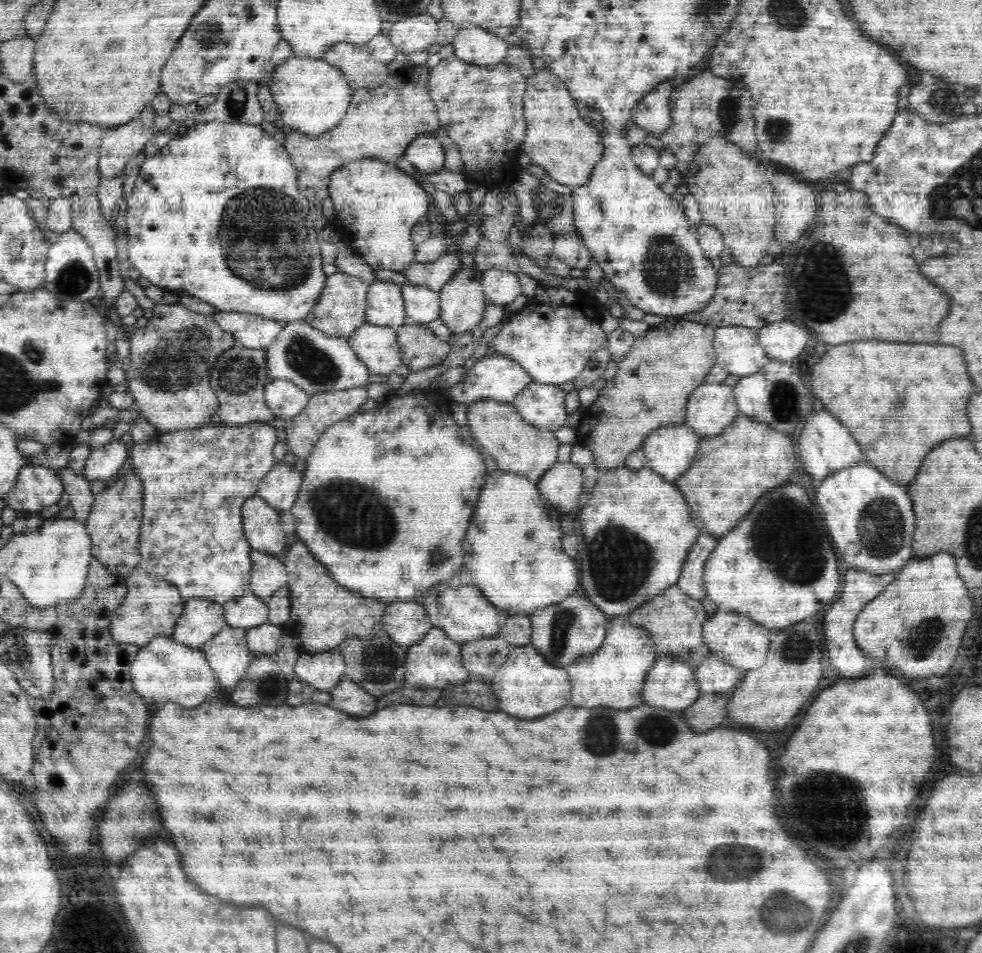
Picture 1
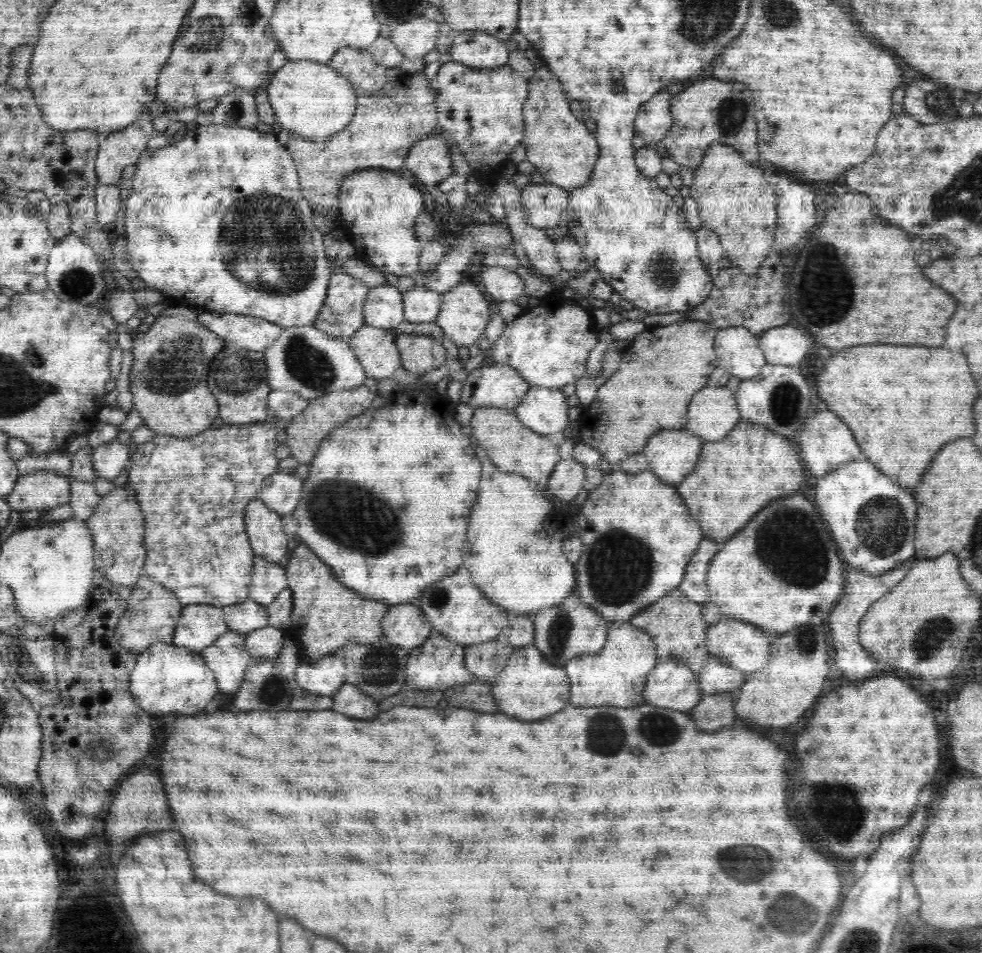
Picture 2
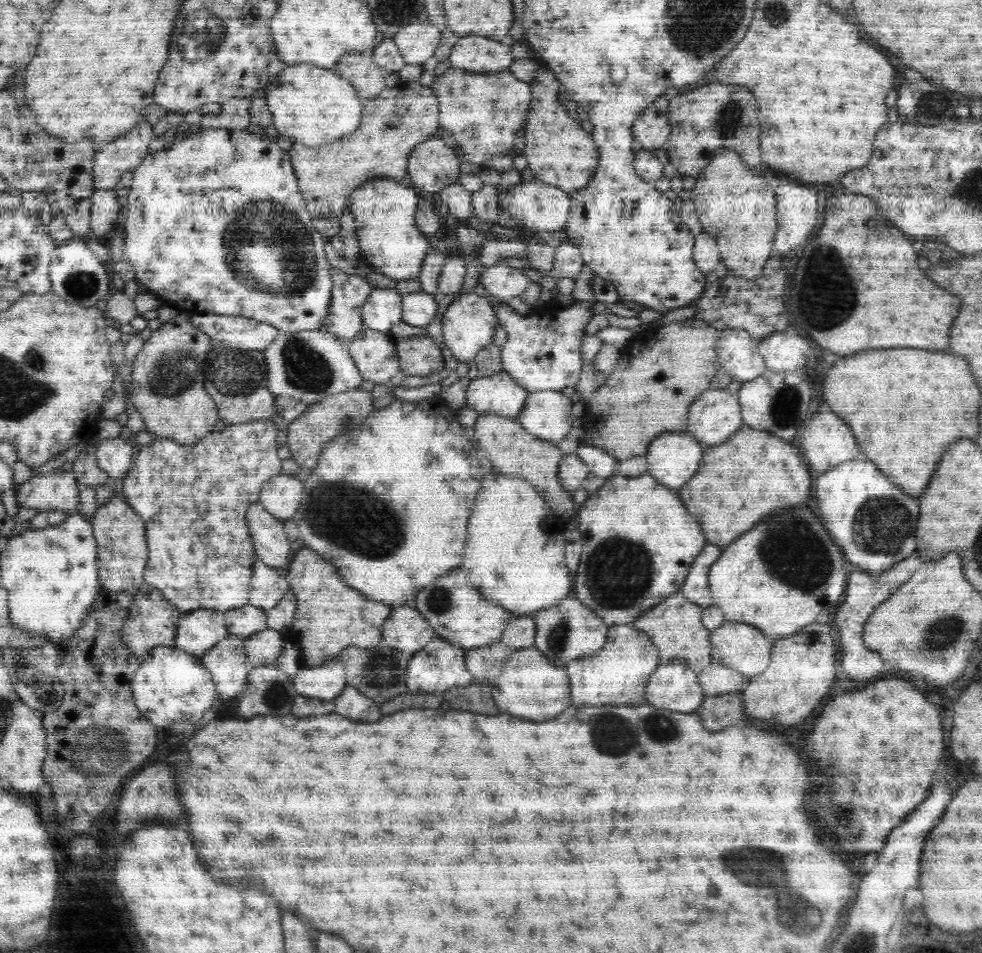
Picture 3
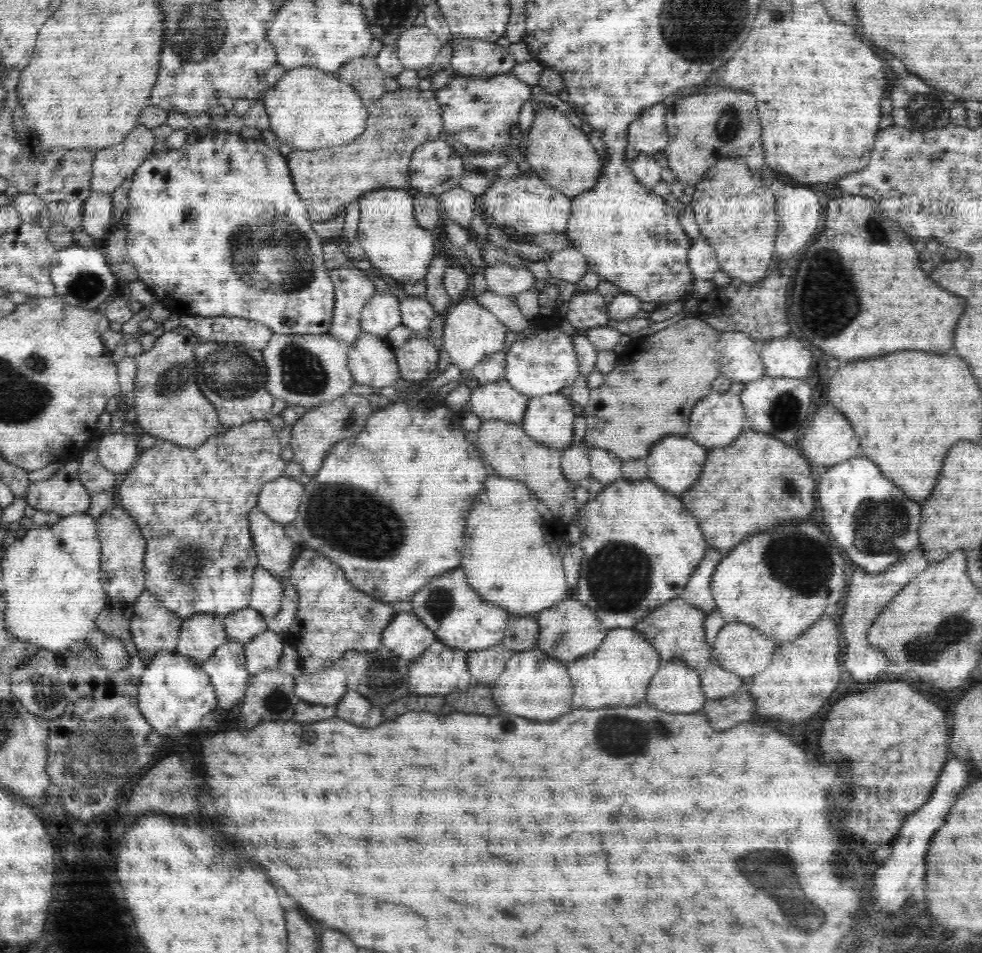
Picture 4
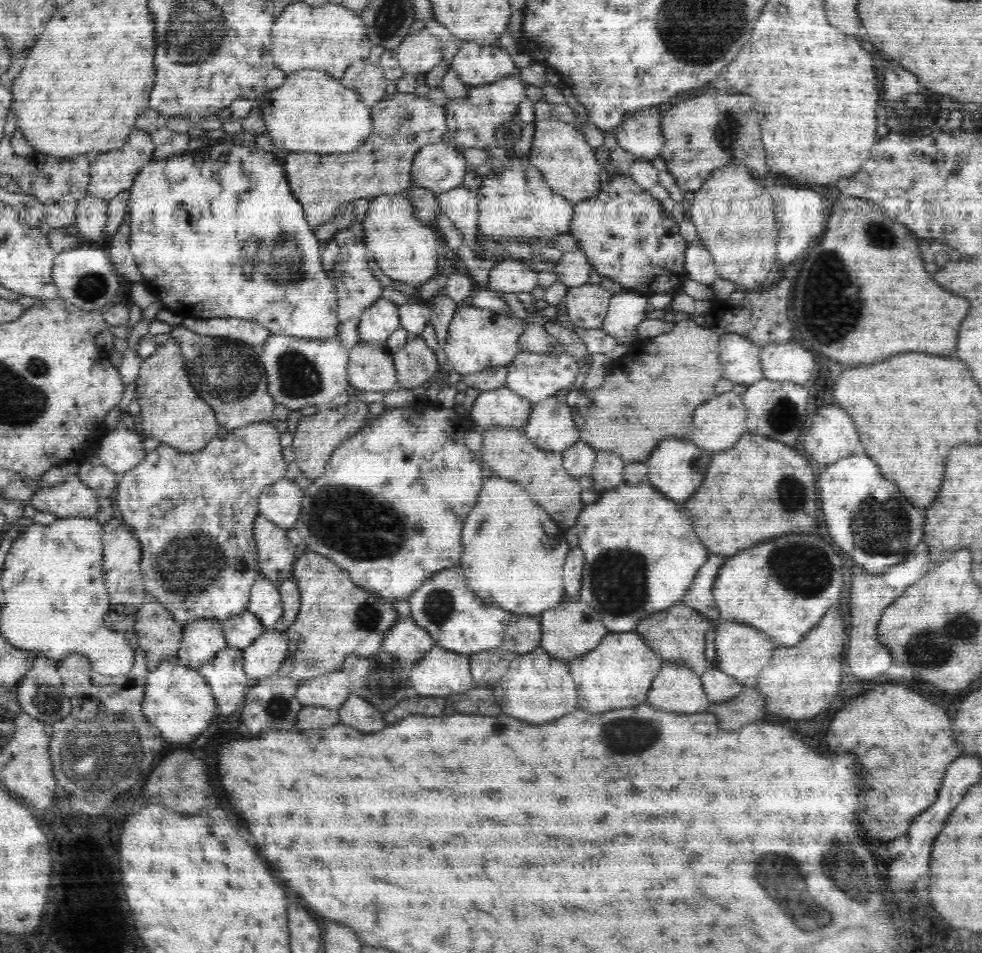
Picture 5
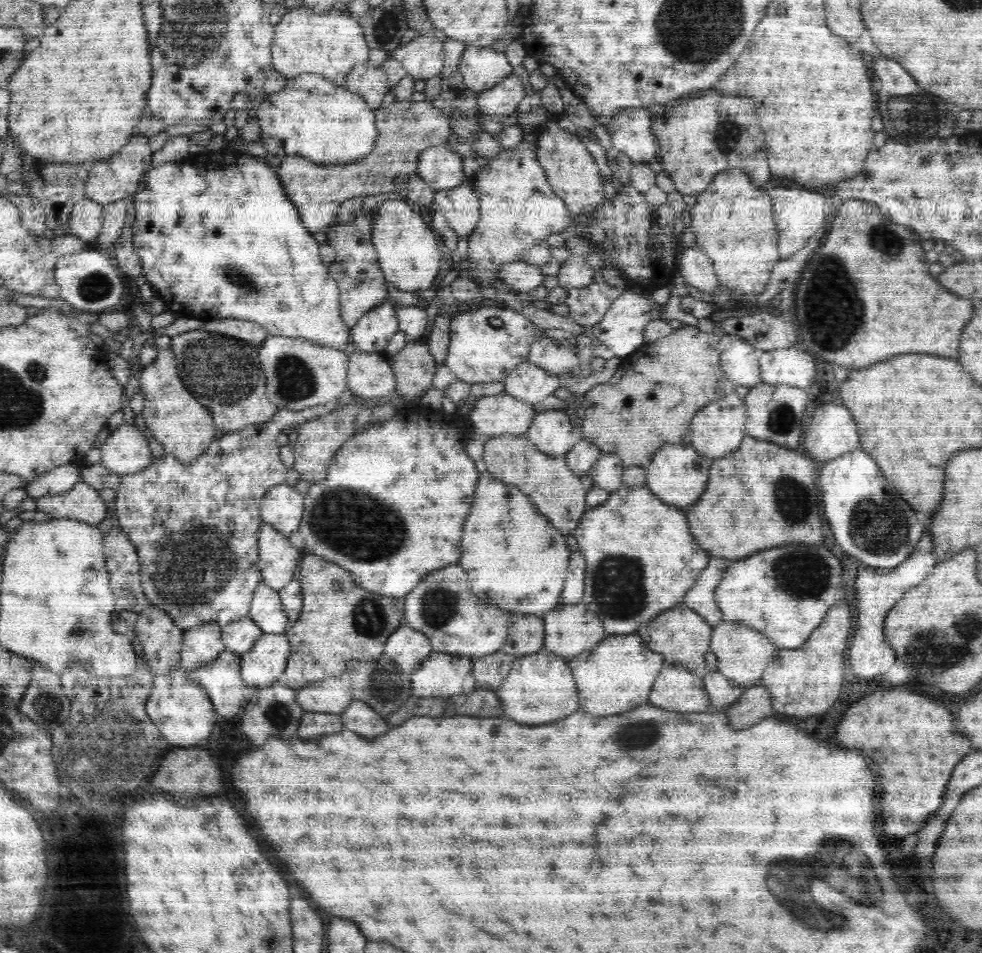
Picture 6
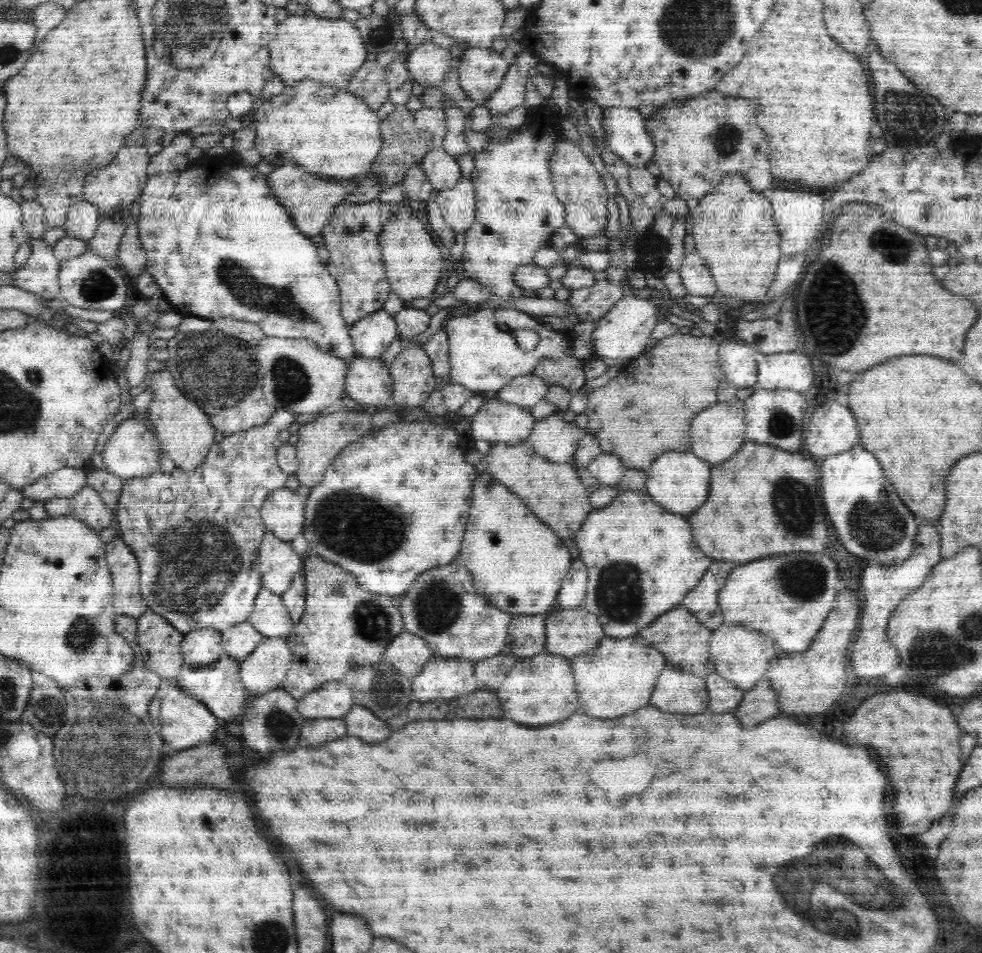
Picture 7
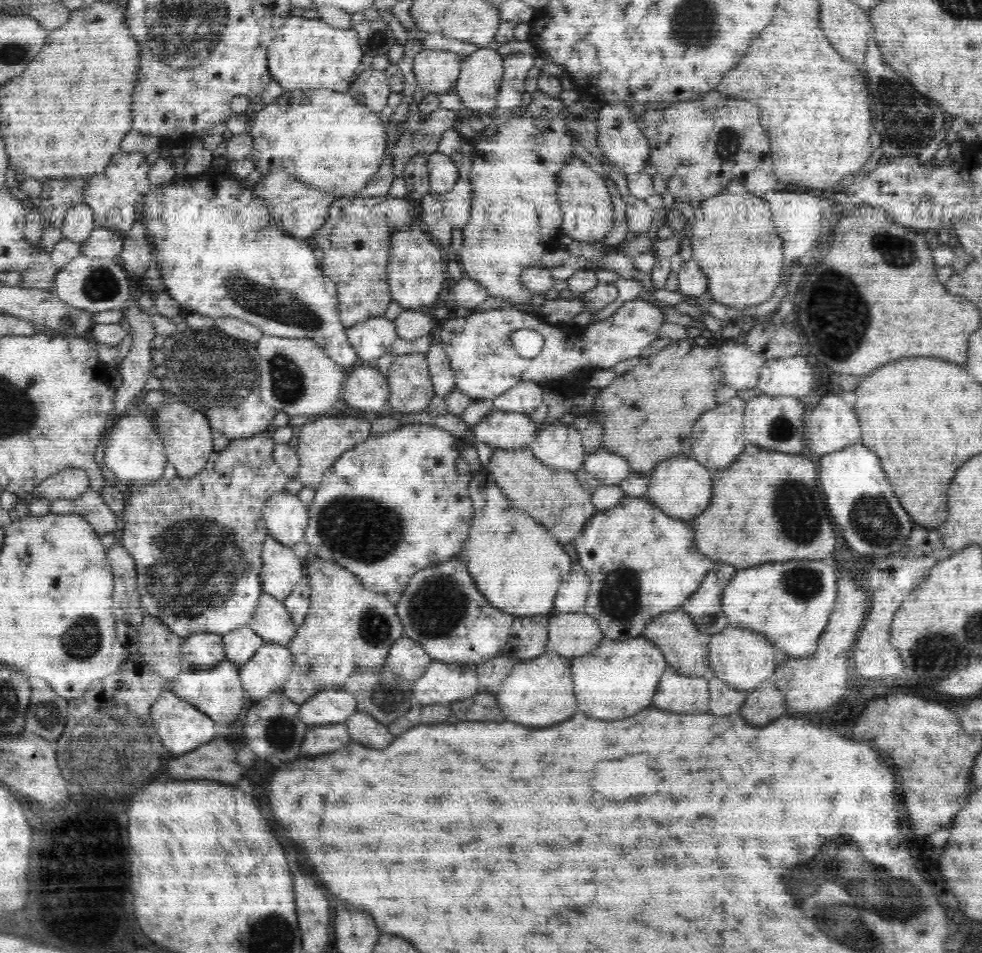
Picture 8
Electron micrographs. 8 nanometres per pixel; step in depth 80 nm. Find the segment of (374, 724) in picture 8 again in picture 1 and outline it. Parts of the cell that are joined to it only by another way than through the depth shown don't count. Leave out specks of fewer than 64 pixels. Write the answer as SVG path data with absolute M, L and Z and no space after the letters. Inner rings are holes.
M343 678L329 691L332 694L332 708L354 716L370 716L376 712L376 698L364 692L355 682Z

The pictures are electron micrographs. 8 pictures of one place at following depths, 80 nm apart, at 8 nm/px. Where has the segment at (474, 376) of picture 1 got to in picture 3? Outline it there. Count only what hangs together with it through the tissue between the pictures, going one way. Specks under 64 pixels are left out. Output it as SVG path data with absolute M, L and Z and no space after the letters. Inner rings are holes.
M505 371L489 377L470 380L466 392L466 406L477 413L493 412L504 418L518 419L518 414L528 398L529 392L518 386Z

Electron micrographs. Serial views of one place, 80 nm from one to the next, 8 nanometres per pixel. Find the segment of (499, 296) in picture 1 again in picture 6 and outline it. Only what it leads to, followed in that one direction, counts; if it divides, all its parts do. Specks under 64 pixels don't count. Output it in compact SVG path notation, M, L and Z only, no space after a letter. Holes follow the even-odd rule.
M516 260L508 262L500 268L496 277L514 292L527 294L539 286L543 286L544 274L540 267L526 263L526 261Z

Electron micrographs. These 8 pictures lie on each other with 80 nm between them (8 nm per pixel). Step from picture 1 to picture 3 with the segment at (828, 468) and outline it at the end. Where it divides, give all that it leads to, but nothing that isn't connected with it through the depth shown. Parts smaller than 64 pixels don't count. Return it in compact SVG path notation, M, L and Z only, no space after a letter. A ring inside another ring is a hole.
M822 410L818 414L810 415L806 426L800 431L796 444L810 470L820 474L833 466L852 460L852 458L856 458L856 454L860 454L860 448L854 438L852 430L840 416L836 416L834 412Z

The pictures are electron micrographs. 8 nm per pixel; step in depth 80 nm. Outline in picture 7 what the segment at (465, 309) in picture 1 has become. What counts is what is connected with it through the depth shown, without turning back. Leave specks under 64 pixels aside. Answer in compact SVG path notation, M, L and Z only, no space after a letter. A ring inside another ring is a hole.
M488 308L470 316L453 317L446 322L444 330L448 335L451 382L478 394L499 391L516 376L533 373L542 360L557 360L574 354L573 346L566 342L564 332L546 328L531 315L514 309ZM524 329L540 335L537 348L528 353L524 353L512 338L513 332Z

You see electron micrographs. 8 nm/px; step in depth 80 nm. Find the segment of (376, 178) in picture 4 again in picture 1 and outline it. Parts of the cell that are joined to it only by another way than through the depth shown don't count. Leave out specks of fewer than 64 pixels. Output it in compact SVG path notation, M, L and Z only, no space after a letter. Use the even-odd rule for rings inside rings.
M408 64L401 73L390 76L385 84L372 91L353 91L350 108L336 128L320 136L294 130L285 135L283 145L296 169L299 193L306 202L320 206L330 198L328 184L336 168L362 158L398 162L414 138L435 134L441 124L428 89L429 72L427 65L418 69Z

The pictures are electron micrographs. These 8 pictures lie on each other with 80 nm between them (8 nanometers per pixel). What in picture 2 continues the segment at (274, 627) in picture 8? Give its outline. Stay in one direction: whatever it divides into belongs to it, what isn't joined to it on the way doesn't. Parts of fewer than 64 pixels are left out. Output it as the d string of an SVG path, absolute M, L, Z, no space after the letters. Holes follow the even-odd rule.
M254 556L254 567L249 584L249 598L262 605L272 604L282 590L289 587L284 565L266 562Z

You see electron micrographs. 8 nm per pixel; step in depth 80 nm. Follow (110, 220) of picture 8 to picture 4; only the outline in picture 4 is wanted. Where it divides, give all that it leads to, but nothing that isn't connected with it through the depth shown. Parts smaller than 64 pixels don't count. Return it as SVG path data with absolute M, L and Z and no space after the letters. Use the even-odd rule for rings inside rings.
M136 125L120 144L94 150L91 191L112 194L150 158L156 144L152 129Z

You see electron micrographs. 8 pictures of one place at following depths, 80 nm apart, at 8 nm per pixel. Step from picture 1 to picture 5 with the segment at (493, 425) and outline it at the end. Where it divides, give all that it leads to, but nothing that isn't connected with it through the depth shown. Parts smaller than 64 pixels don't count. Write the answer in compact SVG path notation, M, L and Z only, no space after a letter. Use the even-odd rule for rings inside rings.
M499 427L481 432L482 463L493 471L493 476L521 483L530 498L539 504L562 529L567 530L575 526L586 504L582 502L580 496L583 489L578 479L568 475L563 467L563 453L542 450L532 444L524 430Z

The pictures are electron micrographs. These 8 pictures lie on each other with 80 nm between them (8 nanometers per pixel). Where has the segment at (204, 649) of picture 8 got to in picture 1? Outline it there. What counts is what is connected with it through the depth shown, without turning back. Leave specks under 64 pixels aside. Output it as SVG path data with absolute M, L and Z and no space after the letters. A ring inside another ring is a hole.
M188 598L172 638L190 648L200 648L227 626L223 605L206 598Z

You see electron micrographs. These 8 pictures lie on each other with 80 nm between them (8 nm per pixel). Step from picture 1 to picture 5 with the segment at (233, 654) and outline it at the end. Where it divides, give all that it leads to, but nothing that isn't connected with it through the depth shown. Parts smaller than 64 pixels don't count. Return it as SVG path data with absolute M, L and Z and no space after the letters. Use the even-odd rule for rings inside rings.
M227 646L206 664L199 666L199 673L211 686L217 704L217 714L232 714L245 701L244 688L251 682L244 670L243 650Z

